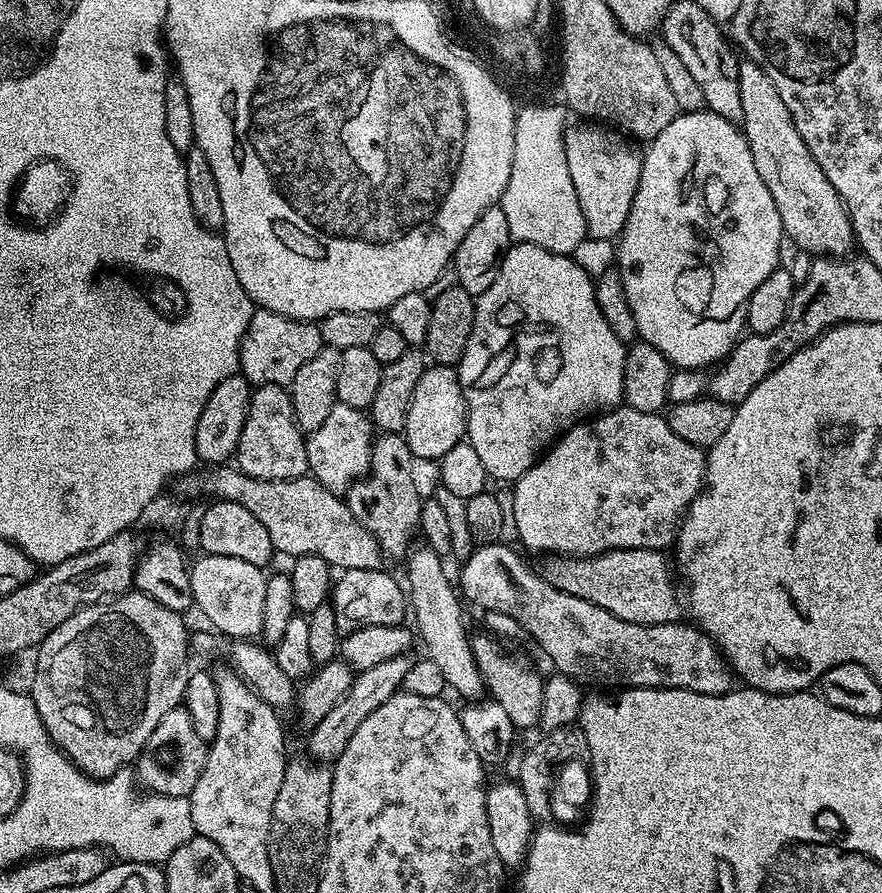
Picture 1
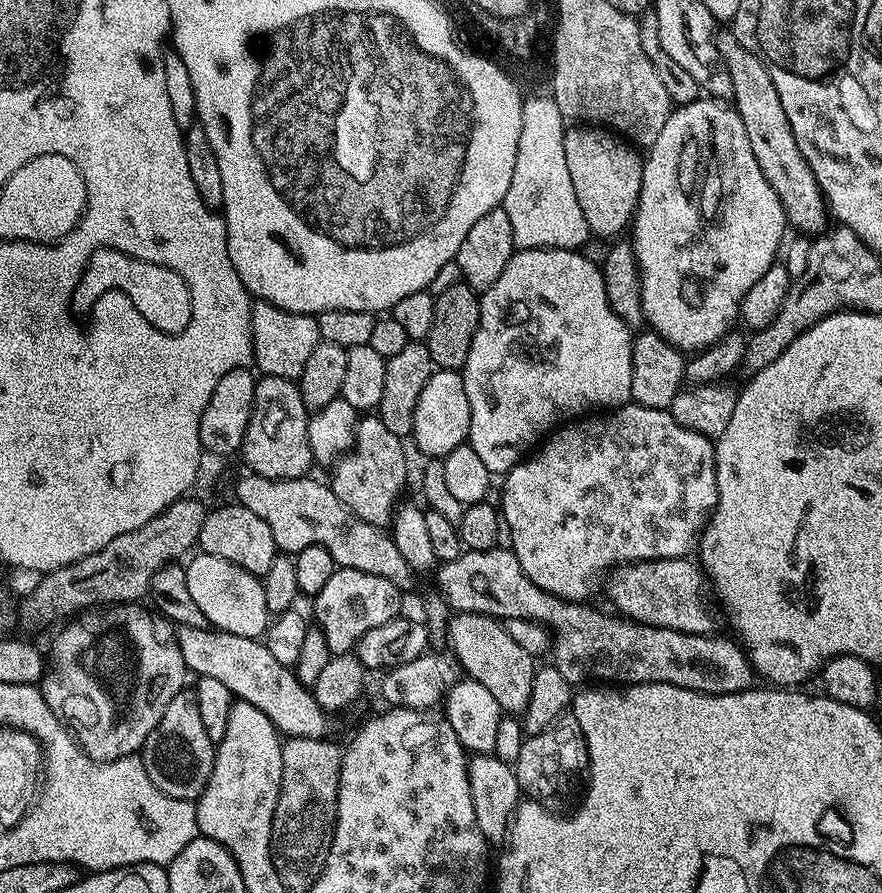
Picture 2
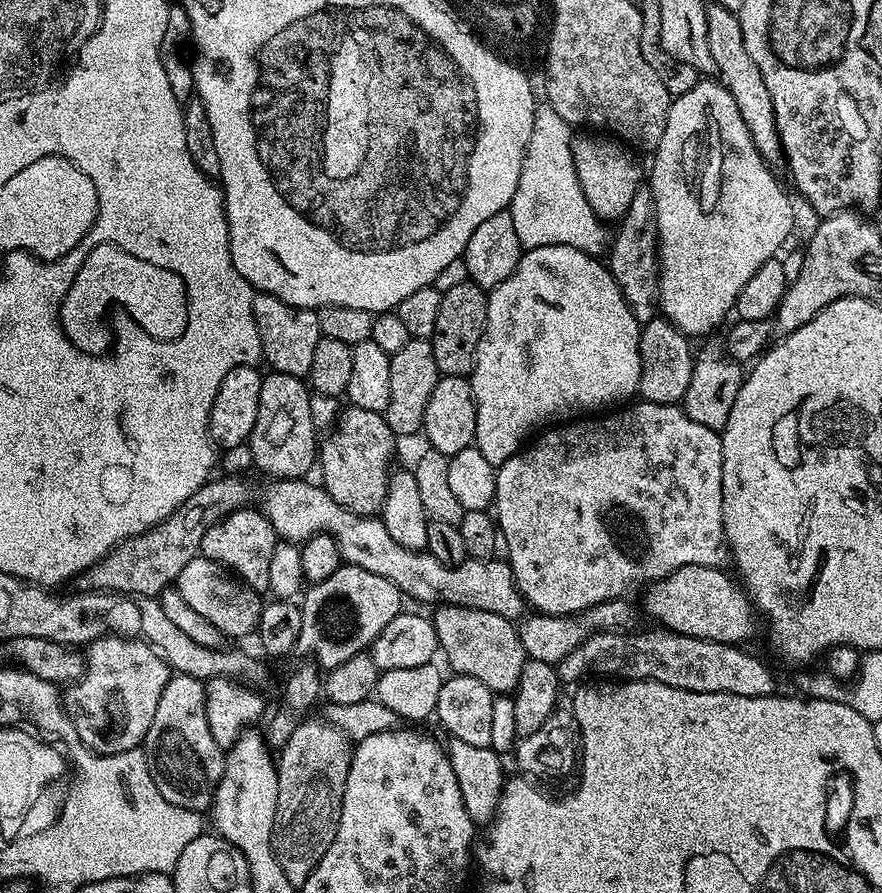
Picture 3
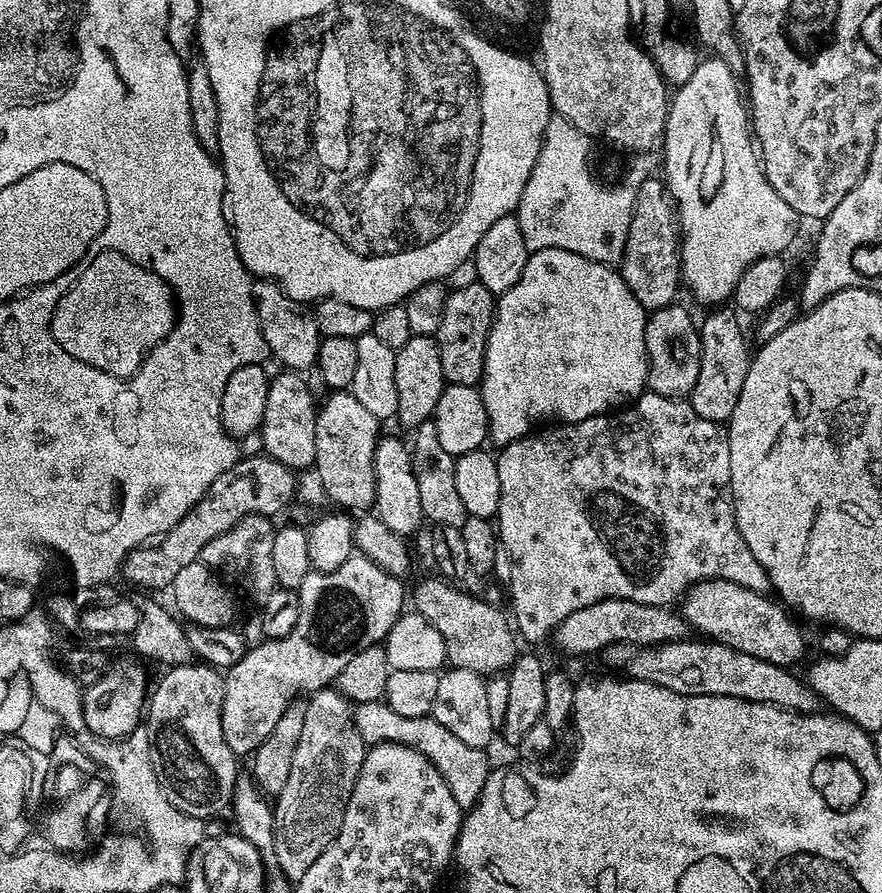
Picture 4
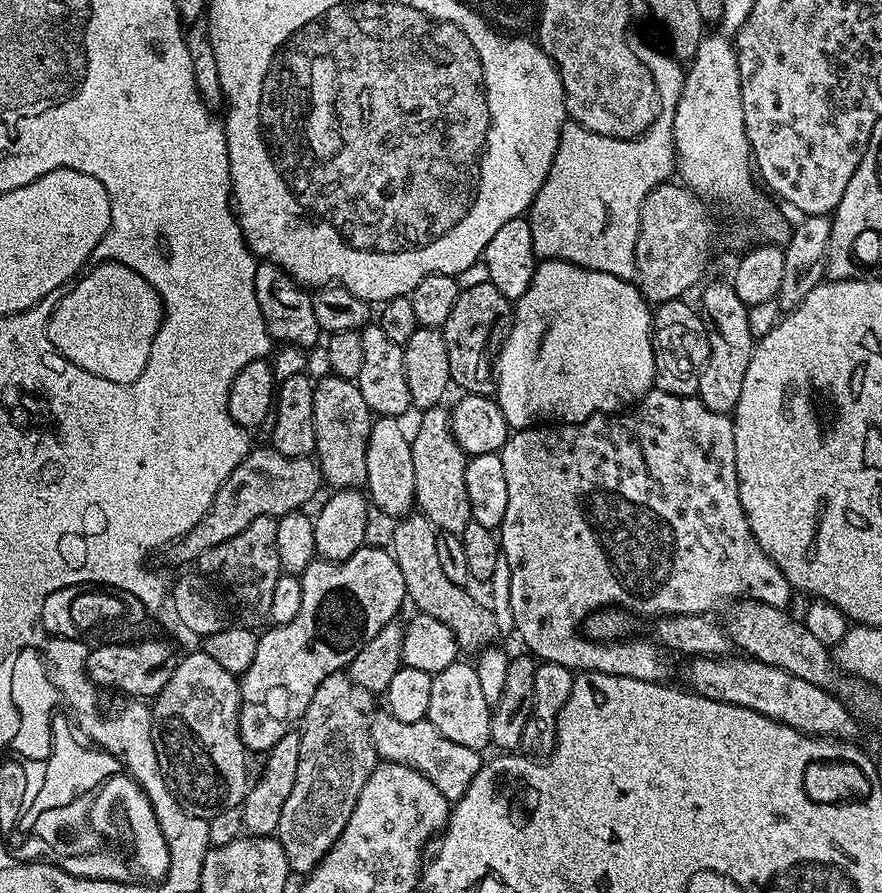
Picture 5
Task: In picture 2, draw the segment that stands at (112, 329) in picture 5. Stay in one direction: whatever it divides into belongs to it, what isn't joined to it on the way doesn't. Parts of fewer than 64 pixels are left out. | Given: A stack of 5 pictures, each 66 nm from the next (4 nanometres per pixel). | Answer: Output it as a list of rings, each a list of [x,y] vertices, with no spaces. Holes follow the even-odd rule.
[[[99,248],[93,252],[76,282],[76,289],[72,292],[73,311],[78,314],[88,313],[107,292],[125,292],[134,302],[138,314],[149,320],[155,328],[175,334],[181,332],[190,322],[192,313],[192,299],[186,282],[174,270],[166,266],[158,266],[154,262],[146,262],[134,258],[125,252],[113,248]]]

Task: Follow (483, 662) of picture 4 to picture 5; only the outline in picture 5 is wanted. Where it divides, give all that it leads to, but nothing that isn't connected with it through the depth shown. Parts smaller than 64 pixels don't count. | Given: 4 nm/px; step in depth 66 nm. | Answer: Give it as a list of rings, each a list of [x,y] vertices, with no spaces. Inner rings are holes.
[[[409,514],[397,519],[395,524],[396,529],[392,532],[390,551],[392,557],[398,562],[398,570],[402,570],[402,578],[406,582],[406,590],[408,591],[407,599],[410,604],[416,607],[415,611],[430,618],[438,618],[438,622],[450,626],[456,639],[456,647],[461,653],[472,652],[471,654],[476,654],[481,648],[495,645],[497,643],[495,614],[482,601],[475,600],[467,592],[469,589],[465,585],[450,582],[450,578],[446,578],[446,574],[442,574],[442,566],[438,566],[438,542],[436,541],[438,530],[434,525],[426,517],[419,514]]]

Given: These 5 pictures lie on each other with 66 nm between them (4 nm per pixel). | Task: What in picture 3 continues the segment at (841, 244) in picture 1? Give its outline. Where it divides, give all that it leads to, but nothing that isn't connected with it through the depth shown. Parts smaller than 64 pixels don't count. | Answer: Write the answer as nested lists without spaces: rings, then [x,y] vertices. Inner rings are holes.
[[[718,2],[709,3],[707,7],[706,42],[710,45],[710,54],[714,54],[718,79],[734,98],[738,106],[738,114],[742,114],[742,122],[746,122],[746,130],[750,130],[752,141],[760,157],[769,166],[776,166],[776,163],[781,163],[782,149],[780,135],[776,129],[774,106],[770,98],[770,90],[766,90],[766,78],[762,78],[762,70],[758,70],[758,62],[754,62],[754,58],[750,58],[750,50],[746,50],[746,38],[742,38],[739,15],[733,9],[722,6]]]

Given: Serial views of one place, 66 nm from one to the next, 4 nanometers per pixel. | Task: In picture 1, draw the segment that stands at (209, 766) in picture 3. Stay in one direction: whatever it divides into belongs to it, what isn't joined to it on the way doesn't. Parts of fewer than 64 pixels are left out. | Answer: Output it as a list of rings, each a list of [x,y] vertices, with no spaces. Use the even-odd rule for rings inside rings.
[[[182,706],[170,710],[160,722],[143,750],[139,754],[134,772],[139,783],[149,793],[158,796],[179,796],[187,798],[192,795],[198,778],[202,778],[202,770],[206,766],[208,744],[198,738],[194,730],[194,722],[190,722],[190,714]]]

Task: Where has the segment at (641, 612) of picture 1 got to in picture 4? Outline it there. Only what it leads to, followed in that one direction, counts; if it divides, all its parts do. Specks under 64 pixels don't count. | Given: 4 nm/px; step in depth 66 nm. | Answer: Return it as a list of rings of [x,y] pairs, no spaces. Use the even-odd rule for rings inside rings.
[[[700,580],[684,593],[683,604],[682,615],[689,629],[696,631],[697,628],[700,631],[697,633],[709,641],[725,644],[734,650],[742,650],[742,654],[754,654],[754,658],[762,658],[766,662],[781,666],[796,666],[792,664],[798,663],[804,656],[803,630],[795,624],[797,621],[790,615],[789,609],[771,595],[755,592],[746,586],[738,586],[738,582],[729,580]]]

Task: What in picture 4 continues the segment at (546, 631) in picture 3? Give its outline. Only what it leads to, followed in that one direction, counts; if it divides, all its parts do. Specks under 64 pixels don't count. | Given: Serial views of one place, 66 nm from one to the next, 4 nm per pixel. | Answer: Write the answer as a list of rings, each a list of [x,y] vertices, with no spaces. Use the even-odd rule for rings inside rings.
[[[610,598],[592,603],[570,614],[553,631],[552,642],[568,656],[599,653],[611,644],[658,645],[689,639],[690,629],[683,615],[665,605],[642,604],[632,599]]]

